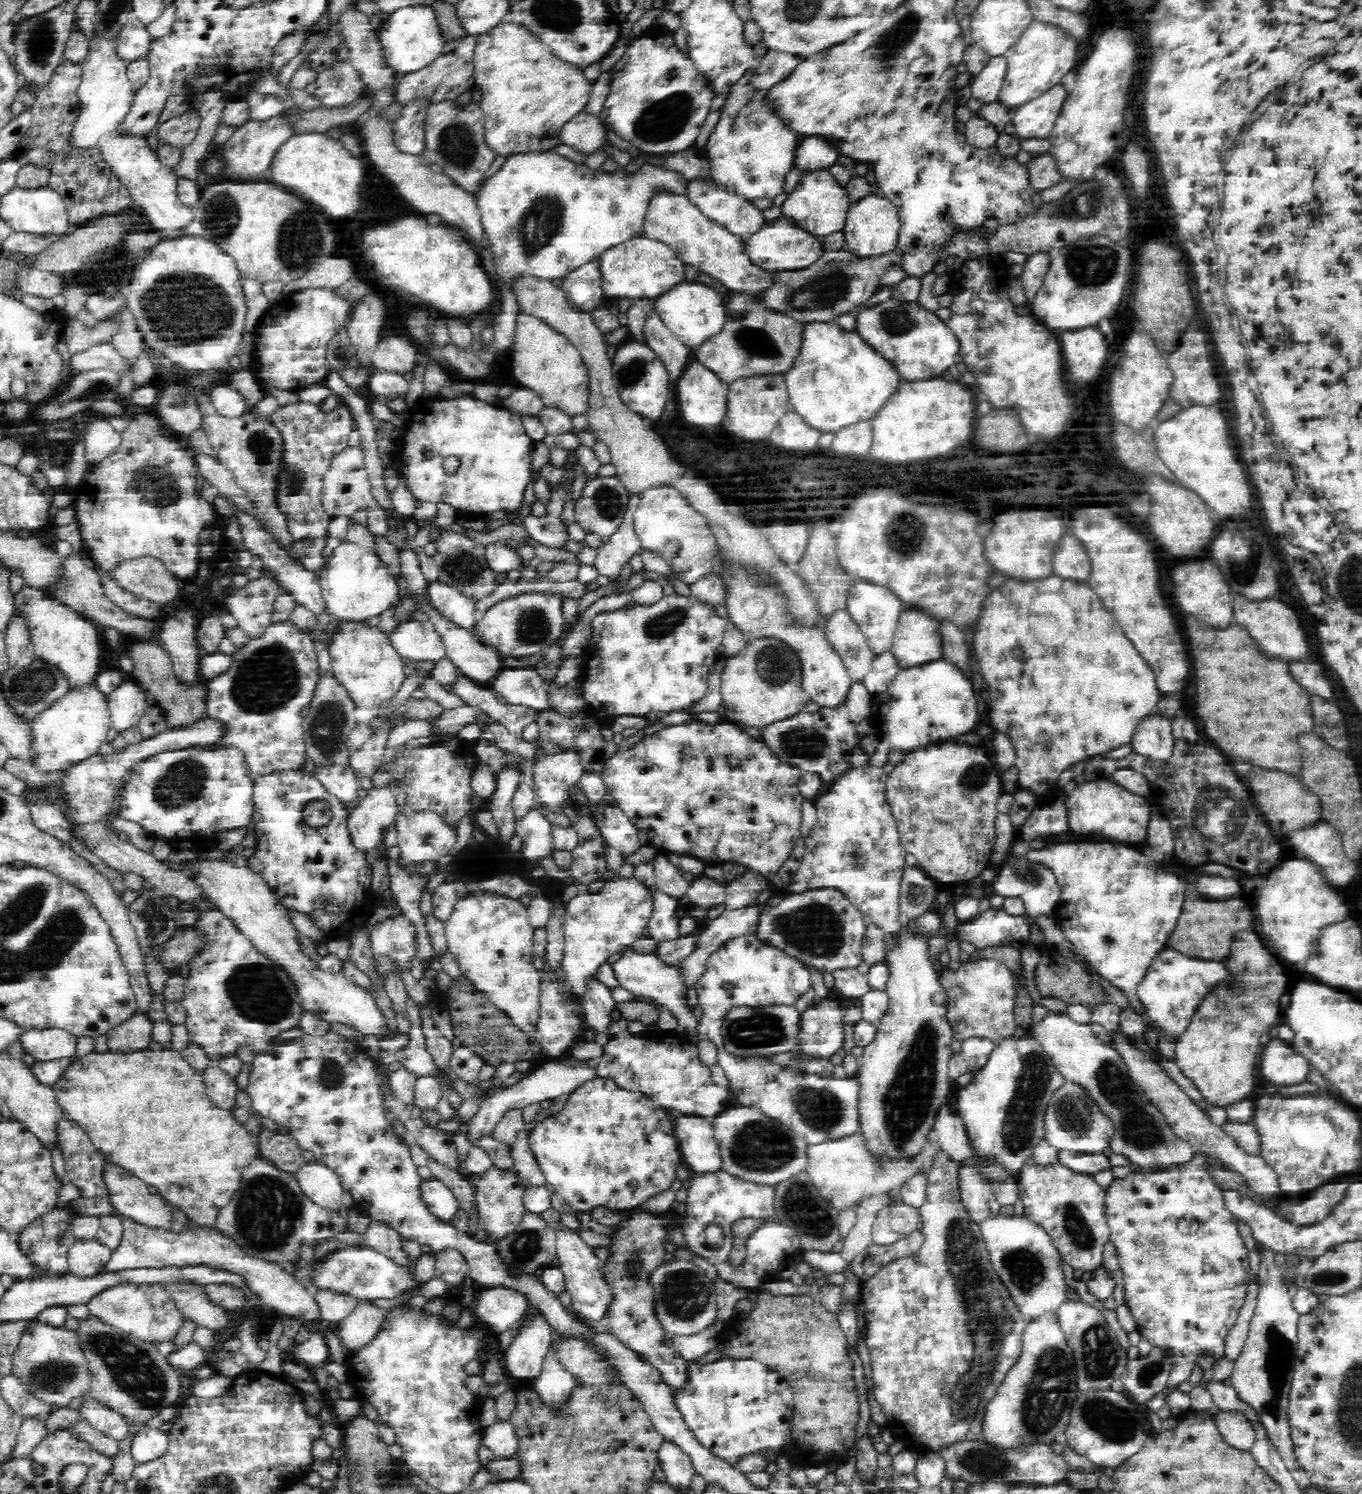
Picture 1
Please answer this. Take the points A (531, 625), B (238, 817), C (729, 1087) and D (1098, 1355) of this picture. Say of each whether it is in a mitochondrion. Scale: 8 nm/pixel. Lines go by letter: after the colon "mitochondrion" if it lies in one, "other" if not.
A: mitochondrion
B: other
C: other
D: mitochondrion

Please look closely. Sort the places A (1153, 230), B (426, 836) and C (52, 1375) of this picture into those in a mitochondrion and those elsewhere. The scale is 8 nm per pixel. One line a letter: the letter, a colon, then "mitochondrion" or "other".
A: other
B: mitochondrion
C: mitochondrion

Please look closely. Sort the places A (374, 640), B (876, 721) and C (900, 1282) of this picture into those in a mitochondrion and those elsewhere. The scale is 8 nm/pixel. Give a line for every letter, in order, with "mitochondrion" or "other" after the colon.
A: other
B: other
C: other

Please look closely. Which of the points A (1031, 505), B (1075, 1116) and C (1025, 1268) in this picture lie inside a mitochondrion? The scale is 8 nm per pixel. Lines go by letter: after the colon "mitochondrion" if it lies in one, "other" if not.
A: other
B: mitochondrion
C: mitochondrion

